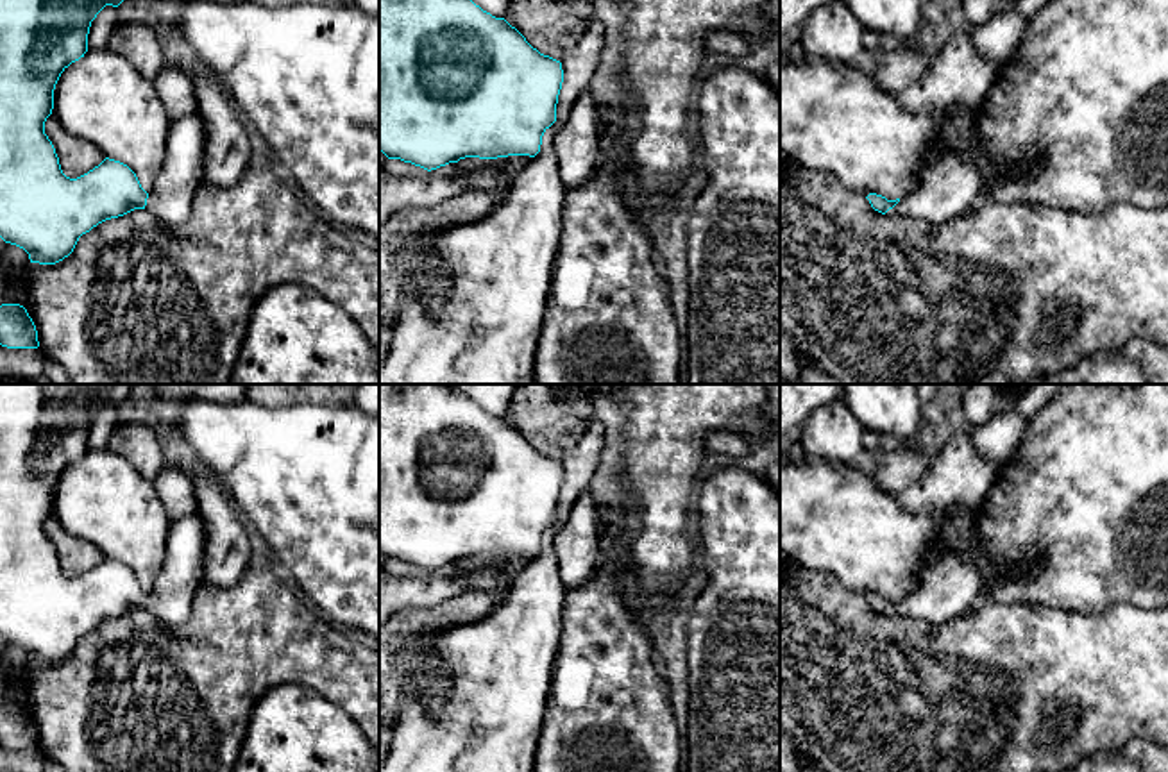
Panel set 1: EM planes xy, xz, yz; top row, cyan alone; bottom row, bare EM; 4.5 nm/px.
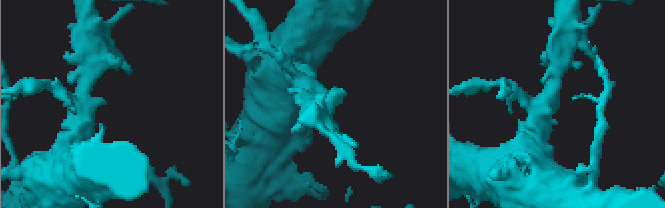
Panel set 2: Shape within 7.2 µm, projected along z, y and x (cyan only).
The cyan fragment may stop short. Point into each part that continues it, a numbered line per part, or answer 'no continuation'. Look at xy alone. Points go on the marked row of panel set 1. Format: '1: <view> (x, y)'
1: xy (170, 199)

